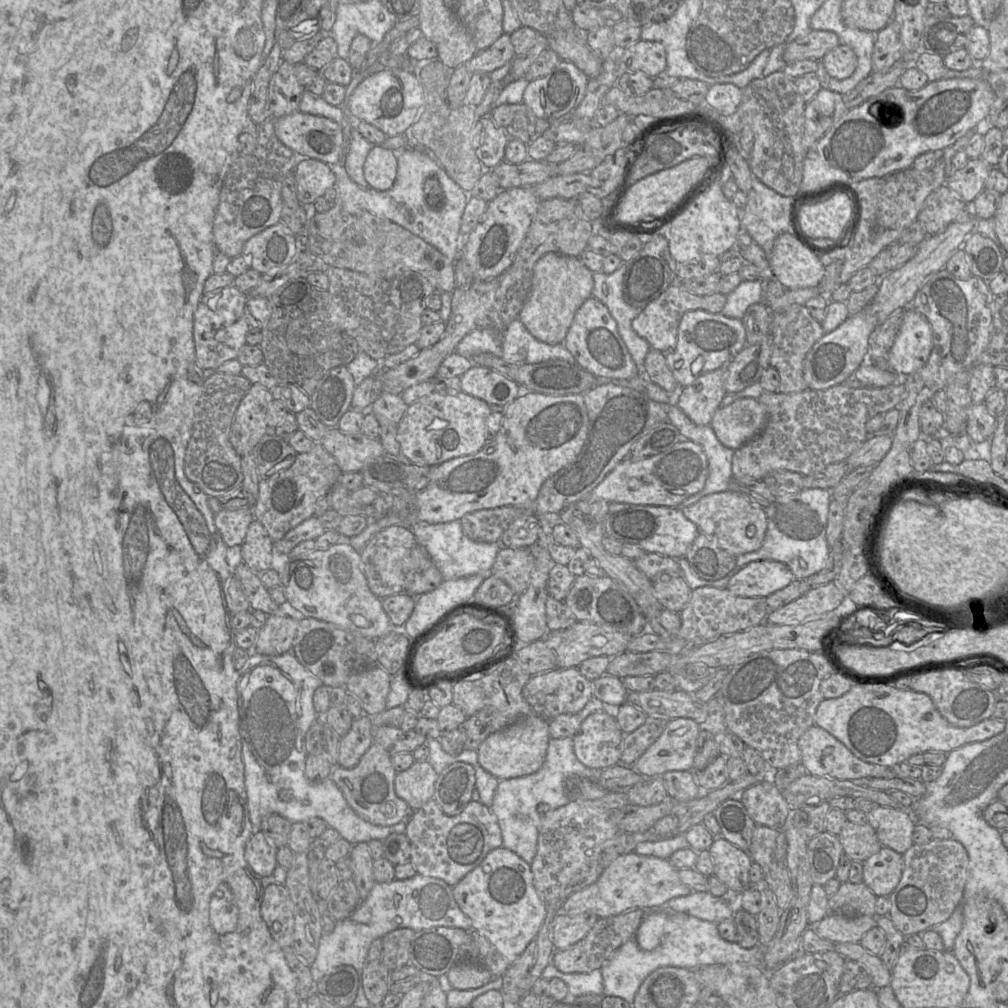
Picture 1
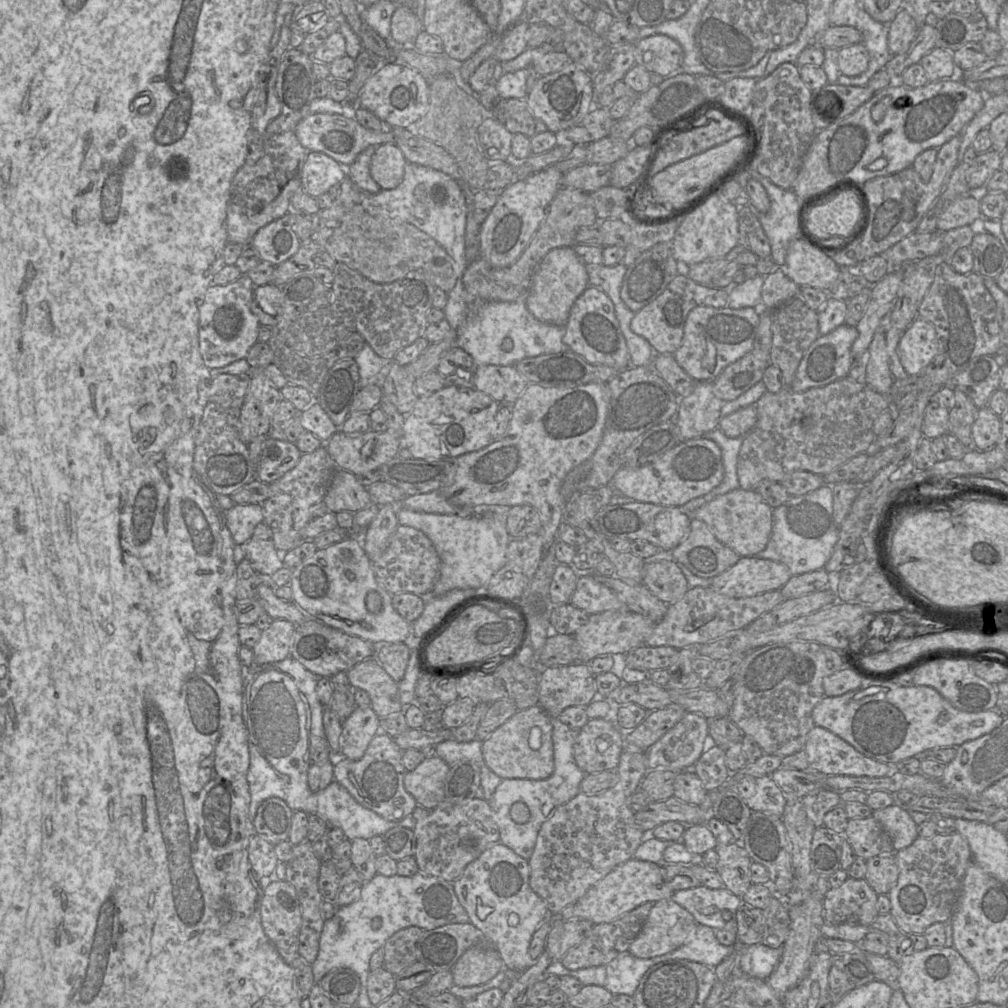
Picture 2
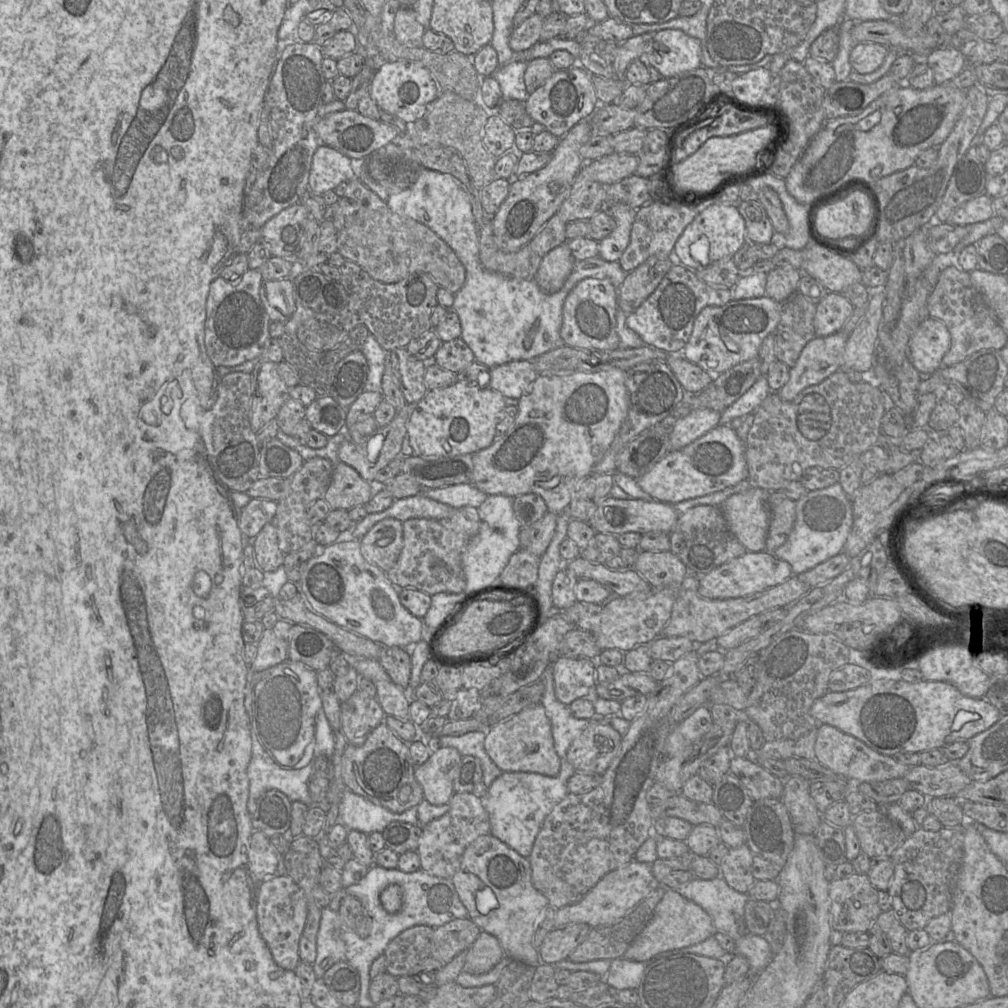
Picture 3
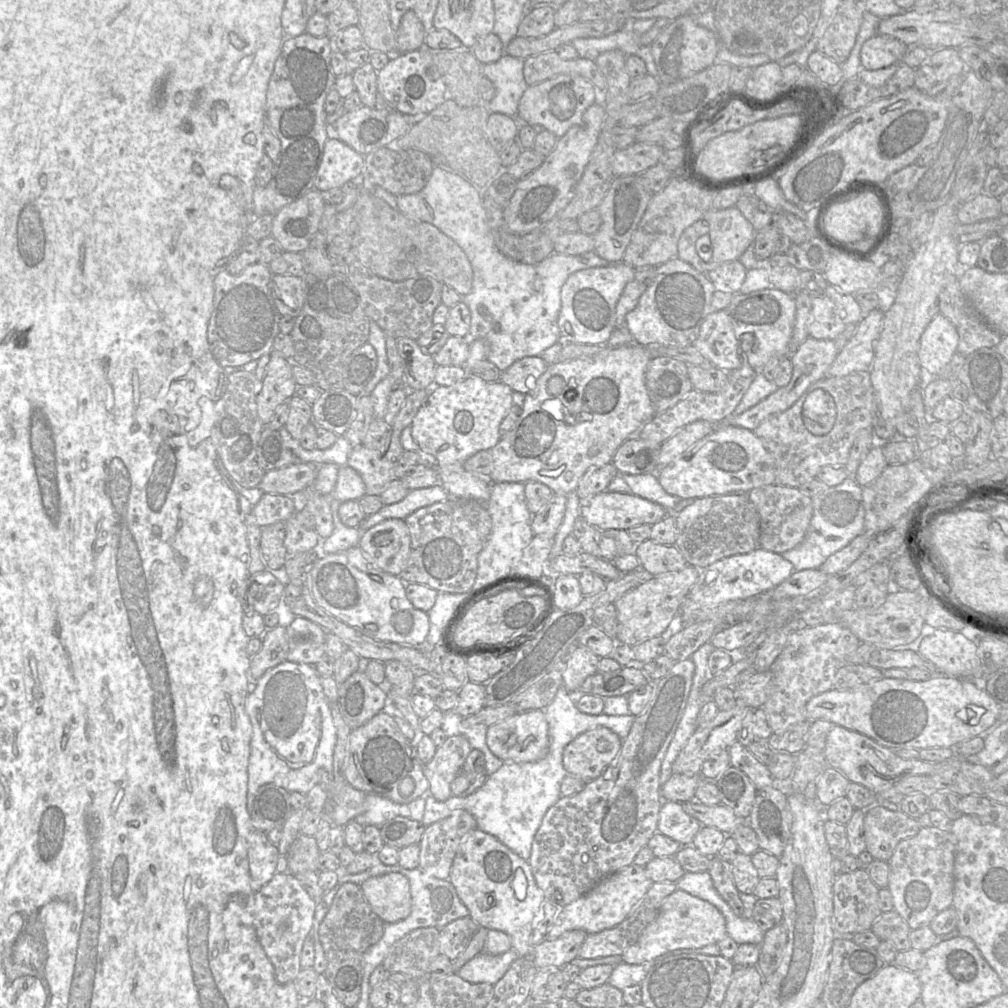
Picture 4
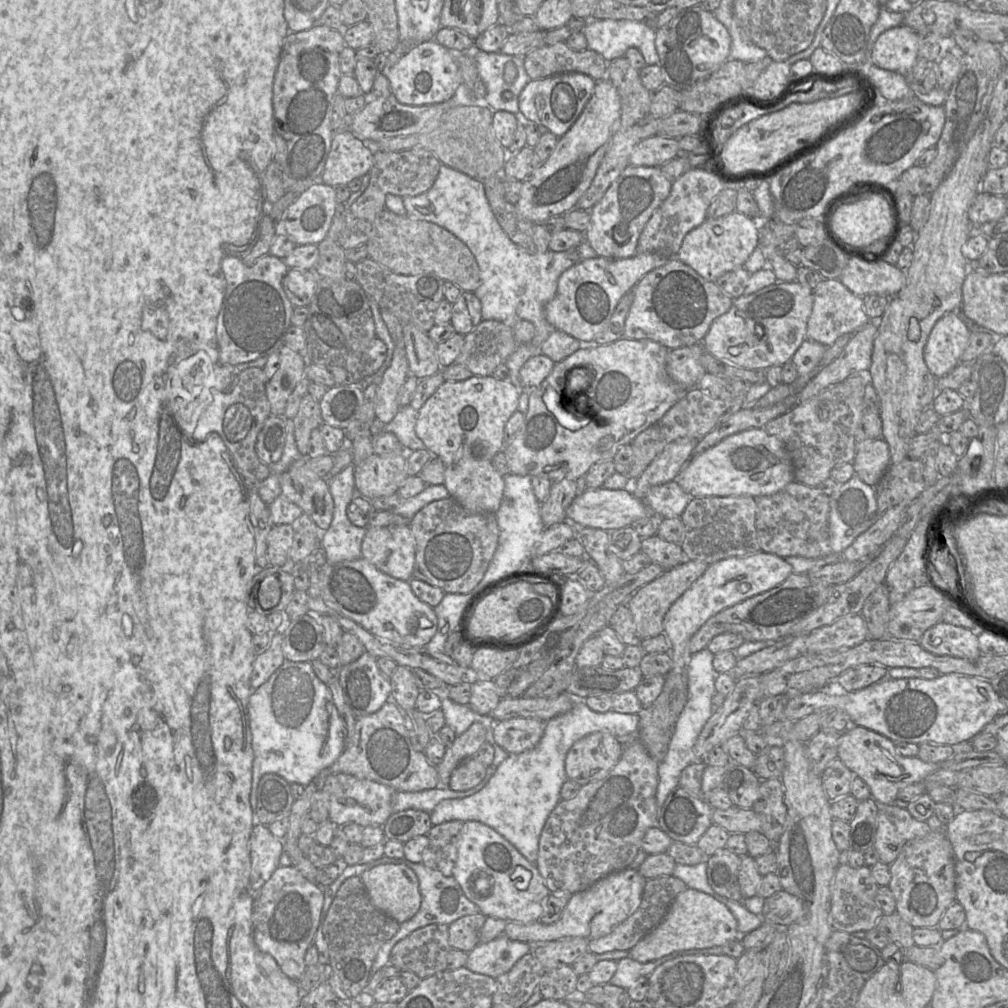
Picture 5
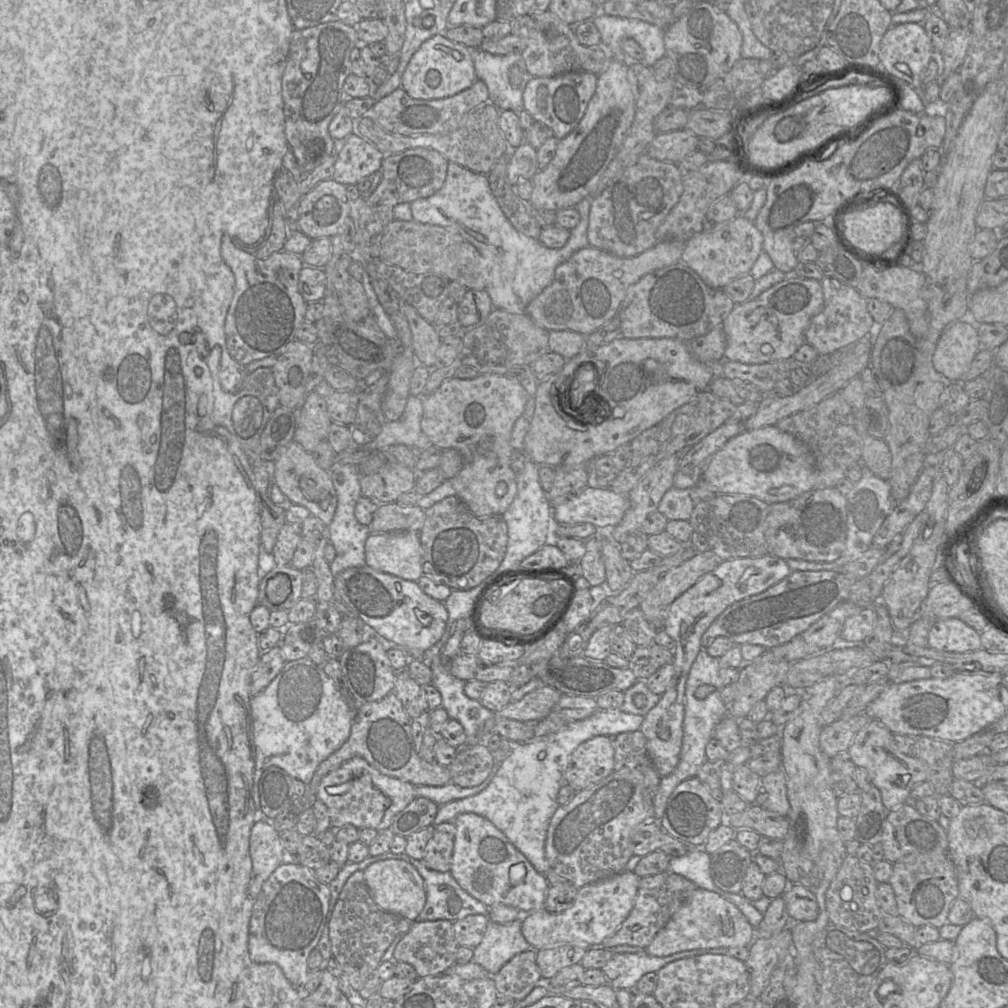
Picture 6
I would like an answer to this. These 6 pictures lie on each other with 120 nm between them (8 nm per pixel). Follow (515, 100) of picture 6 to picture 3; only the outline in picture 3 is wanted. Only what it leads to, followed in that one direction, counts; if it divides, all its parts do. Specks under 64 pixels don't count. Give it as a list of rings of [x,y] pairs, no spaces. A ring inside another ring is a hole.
[[[511,61],[492,74],[500,85],[502,100],[518,100],[525,102],[529,96],[524,75],[527,69],[527,62]]]

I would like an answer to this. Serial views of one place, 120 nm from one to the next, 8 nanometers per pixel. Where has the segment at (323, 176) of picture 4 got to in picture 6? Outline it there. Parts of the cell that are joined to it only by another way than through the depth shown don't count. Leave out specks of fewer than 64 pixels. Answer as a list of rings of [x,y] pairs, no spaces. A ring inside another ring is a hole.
[[[351,133],[338,142],[332,179],[343,185],[356,185],[380,170],[384,156],[366,139]]]

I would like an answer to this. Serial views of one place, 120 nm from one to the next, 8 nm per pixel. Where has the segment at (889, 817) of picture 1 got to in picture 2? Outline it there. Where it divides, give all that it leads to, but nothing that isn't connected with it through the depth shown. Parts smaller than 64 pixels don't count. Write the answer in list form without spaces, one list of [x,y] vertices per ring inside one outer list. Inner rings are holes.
[[[891,805],[875,810],[871,816],[890,836],[895,852],[908,847],[918,837],[918,825],[902,806]]]

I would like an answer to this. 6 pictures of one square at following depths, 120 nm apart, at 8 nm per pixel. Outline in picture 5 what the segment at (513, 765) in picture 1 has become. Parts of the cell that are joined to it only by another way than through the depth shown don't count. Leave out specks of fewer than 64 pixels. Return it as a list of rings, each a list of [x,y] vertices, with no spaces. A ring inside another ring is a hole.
[[[513,718],[495,722],[493,737],[497,745],[509,754],[518,754],[537,746],[546,722],[534,718]]]

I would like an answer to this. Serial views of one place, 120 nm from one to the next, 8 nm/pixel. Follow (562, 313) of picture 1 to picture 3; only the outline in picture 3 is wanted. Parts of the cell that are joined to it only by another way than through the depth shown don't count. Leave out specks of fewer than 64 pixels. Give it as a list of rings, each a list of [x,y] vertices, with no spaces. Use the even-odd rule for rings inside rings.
[[[566,243],[550,250],[542,259],[535,281],[546,294],[557,292],[573,270],[575,259]]]

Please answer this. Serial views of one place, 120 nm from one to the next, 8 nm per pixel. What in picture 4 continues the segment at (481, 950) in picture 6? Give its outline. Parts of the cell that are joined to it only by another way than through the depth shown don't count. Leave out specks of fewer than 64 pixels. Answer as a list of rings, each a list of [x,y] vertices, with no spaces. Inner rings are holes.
[[[513,949],[499,955],[491,955],[482,951],[458,970],[457,974],[470,983],[494,985],[518,957],[518,953]]]

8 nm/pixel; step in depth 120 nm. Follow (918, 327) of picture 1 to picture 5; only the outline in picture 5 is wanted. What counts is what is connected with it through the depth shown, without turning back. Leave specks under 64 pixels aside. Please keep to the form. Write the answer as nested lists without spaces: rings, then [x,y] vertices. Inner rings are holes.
[[[959,312],[945,313],[934,325],[924,348],[929,371],[941,378],[961,362],[971,331]]]

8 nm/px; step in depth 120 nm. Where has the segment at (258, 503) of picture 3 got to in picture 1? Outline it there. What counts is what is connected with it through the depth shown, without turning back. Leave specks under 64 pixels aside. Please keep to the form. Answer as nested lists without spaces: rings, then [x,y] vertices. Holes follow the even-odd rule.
[[[253,507],[221,509],[214,516],[216,528],[227,547],[242,545],[248,527],[254,519]]]

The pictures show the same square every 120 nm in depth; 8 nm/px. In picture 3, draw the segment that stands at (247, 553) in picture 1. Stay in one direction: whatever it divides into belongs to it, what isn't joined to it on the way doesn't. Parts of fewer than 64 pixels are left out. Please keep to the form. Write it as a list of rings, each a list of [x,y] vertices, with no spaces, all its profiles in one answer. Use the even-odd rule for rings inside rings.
[[[271,522],[264,525],[252,540],[256,561],[264,572],[276,571],[283,566],[285,554],[278,546],[277,528]]]

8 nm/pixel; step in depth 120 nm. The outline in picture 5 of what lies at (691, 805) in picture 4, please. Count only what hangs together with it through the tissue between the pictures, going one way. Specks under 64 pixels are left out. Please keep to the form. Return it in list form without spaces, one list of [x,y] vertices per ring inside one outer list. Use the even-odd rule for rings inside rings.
[[[732,806],[728,809],[713,809],[712,822],[723,827],[730,834],[746,834],[751,831],[761,832],[762,822],[753,809]]]

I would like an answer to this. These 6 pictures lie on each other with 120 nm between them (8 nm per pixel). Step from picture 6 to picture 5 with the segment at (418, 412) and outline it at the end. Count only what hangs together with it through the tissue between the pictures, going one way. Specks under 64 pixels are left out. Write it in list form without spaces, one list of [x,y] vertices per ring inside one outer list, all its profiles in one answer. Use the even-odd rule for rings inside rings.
[[[406,405],[399,409],[396,416],[389,423],[377,423],[377,430],[393,433],[405,451],[422,450],[426,447],[415,431],[417,419],[418,411],[410,405]]]

